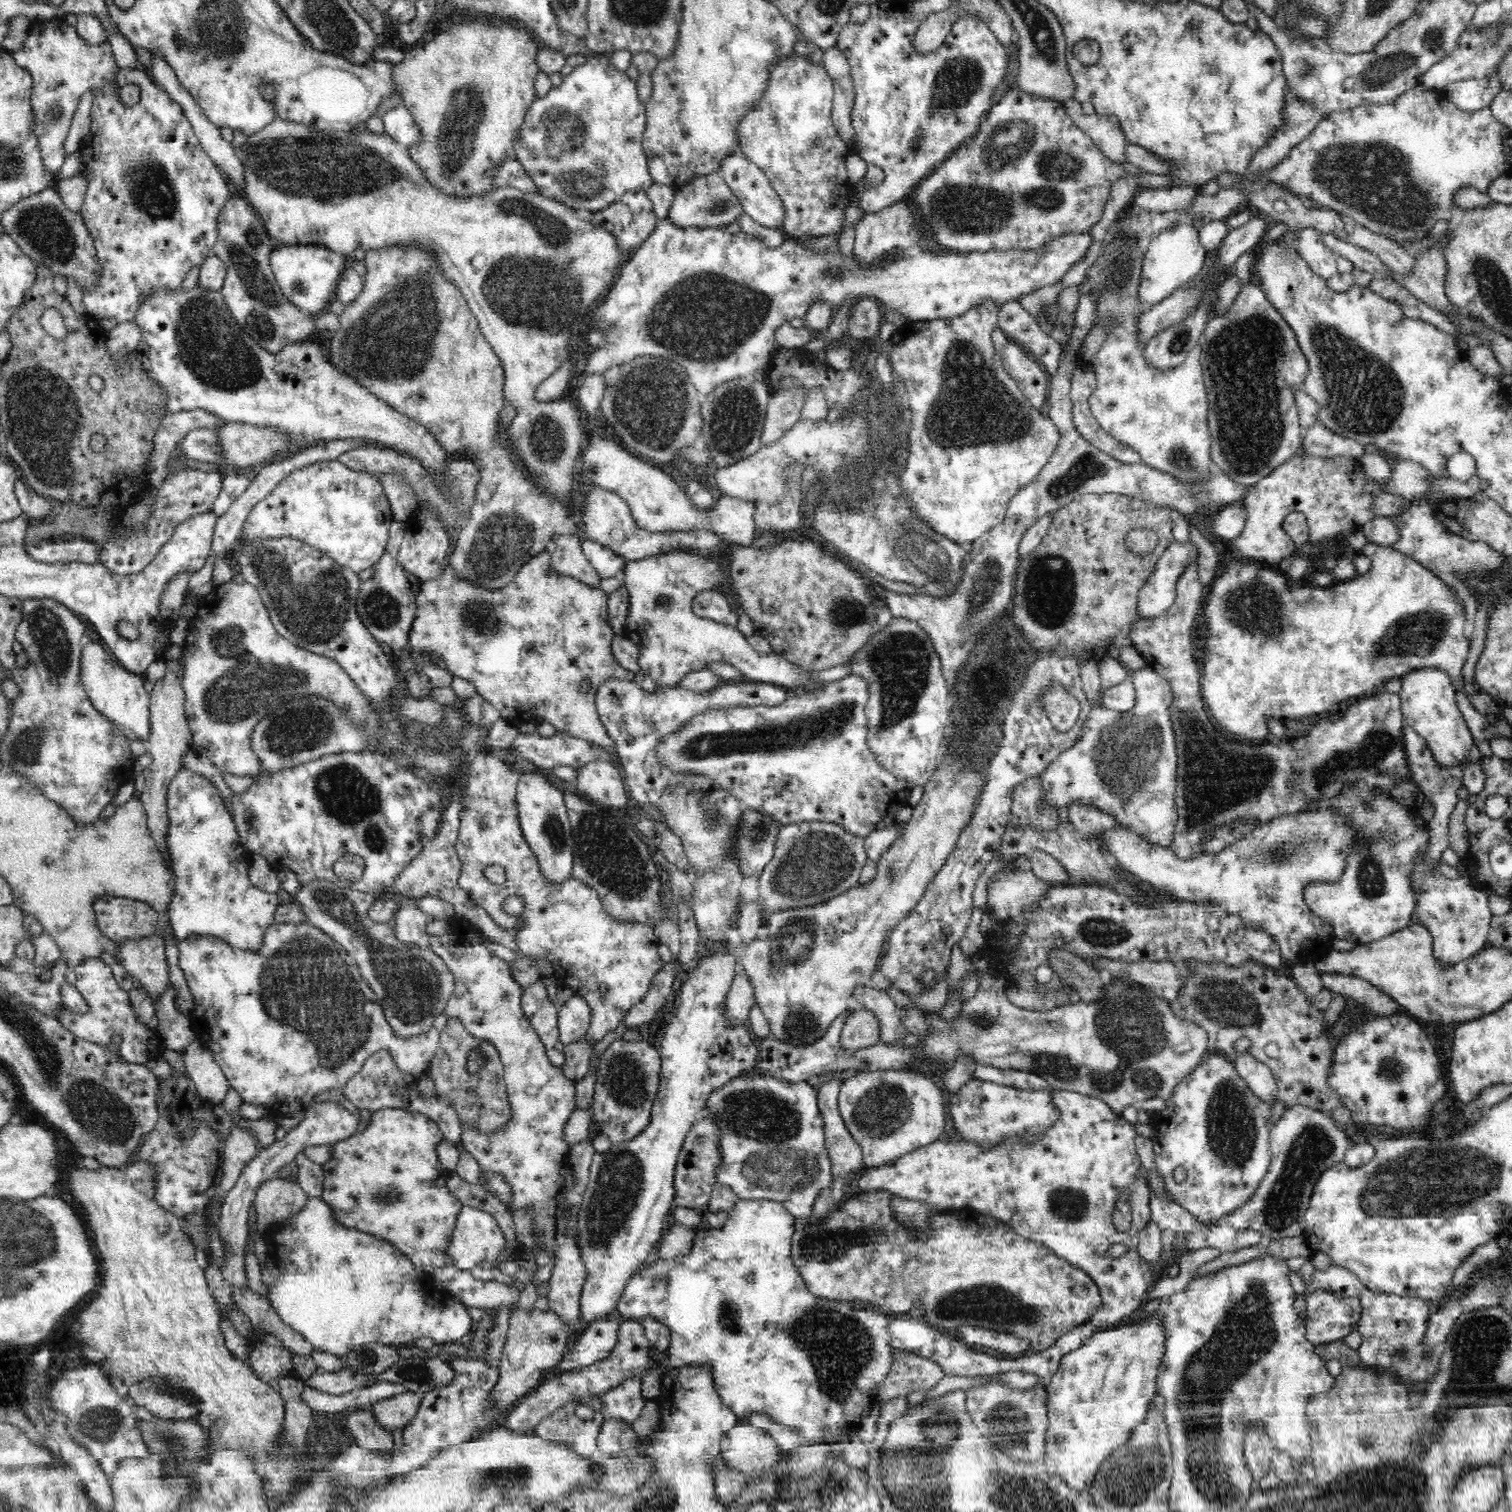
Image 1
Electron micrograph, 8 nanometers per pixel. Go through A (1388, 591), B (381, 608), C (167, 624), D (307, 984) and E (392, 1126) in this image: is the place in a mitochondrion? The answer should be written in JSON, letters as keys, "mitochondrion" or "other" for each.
{"A":"other","B":"mitochondrion","C":"other","D":"mitochondrion","E":"other"}

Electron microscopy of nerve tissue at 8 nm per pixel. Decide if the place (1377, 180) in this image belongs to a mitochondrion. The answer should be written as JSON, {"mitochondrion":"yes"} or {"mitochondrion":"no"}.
{"mitochondrion":"yes"}

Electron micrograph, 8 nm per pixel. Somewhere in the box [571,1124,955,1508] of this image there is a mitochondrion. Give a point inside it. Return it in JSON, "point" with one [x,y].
{"point":[838,1347]}

